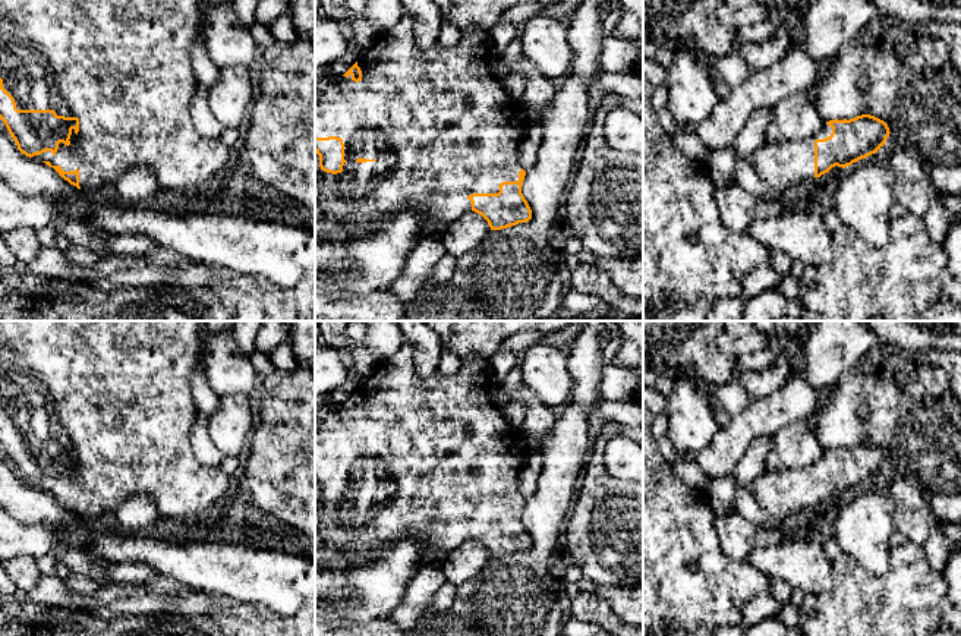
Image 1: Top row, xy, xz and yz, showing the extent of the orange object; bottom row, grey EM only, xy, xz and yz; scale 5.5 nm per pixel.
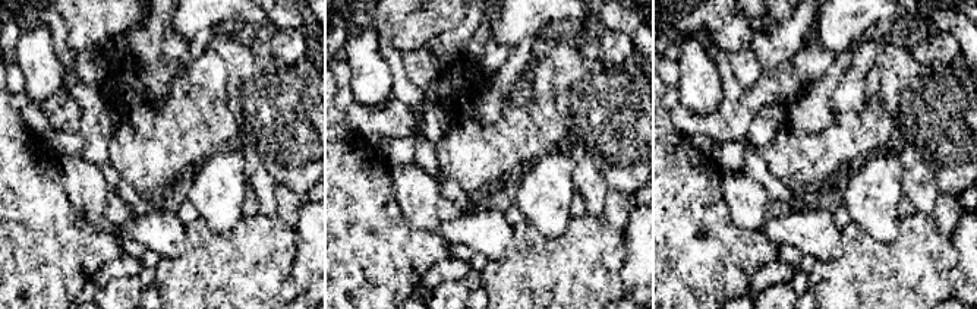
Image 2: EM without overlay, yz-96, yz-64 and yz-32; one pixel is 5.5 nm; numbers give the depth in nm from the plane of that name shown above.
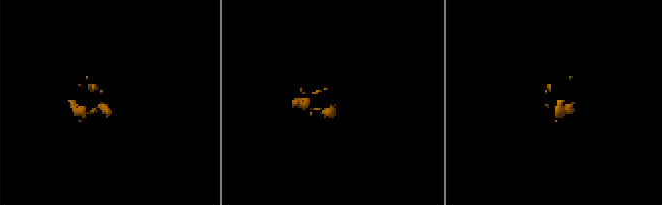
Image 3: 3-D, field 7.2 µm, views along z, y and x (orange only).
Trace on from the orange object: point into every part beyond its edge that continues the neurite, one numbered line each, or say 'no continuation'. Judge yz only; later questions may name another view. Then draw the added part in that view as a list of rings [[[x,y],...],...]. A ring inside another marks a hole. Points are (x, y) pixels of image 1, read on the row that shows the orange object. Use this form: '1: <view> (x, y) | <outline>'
1: yz (780, 164) | [[[825,123],[823,129],[806,139],[790,139],[784,142],[765,142],[749,157],[759,177],[776,193],[787,192],[793,185],[815,177],[815,141],[831,136],[832,127]]]

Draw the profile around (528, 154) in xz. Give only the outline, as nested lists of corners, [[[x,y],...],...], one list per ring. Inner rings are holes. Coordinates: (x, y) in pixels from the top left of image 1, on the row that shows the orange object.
[[[527,125],[517,154],[519,164],[524,171],[536,164],[542,139],[542,126]]]

